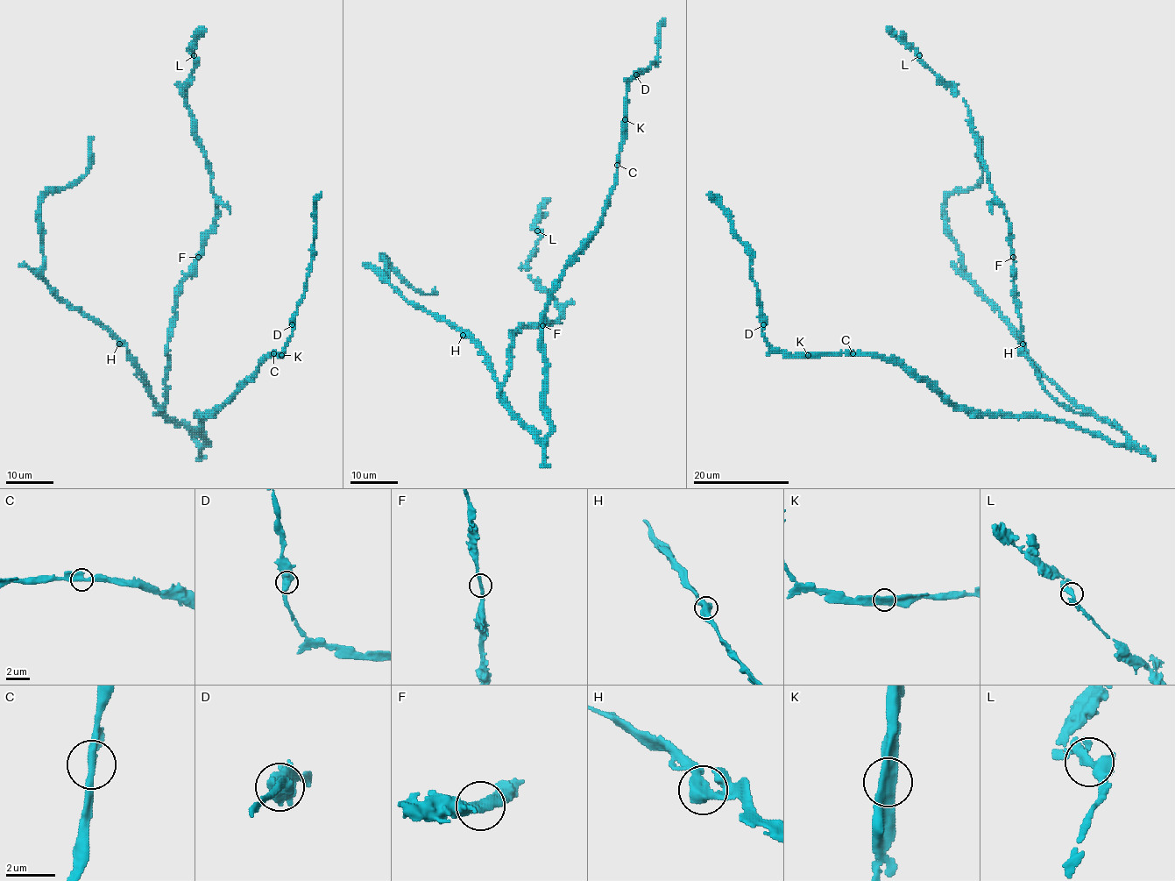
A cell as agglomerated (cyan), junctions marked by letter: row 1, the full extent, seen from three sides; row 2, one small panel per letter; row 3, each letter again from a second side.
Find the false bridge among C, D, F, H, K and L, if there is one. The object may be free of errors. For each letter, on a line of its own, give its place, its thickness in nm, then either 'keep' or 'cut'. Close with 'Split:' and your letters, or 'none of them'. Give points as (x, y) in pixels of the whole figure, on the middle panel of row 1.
C: at (617, 165); 360 nm thick; keep
D: at (636, 74); 600 nm thick; keep
F: at (542, 325); 320 nm thick; keep
H: at (463, 335); 440 nm thick; keep
K: at (625, 119); 440 nm thick; keep
L: at (537, 230); 400 nm thick; keep
Split: none of them

